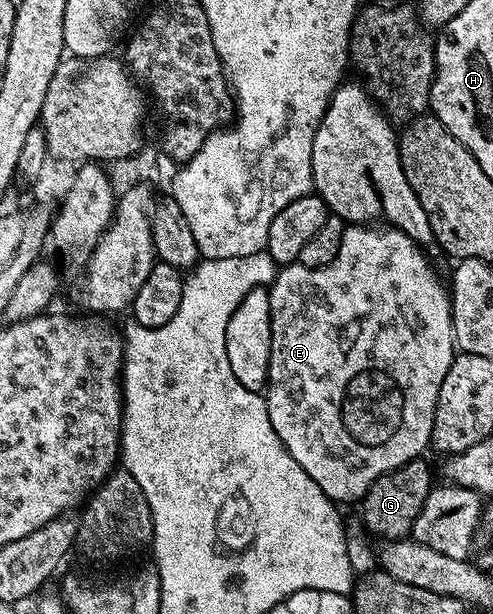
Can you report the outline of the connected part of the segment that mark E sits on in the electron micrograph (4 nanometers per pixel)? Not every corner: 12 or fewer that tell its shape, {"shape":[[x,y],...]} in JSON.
{"shape":[[349,225],[268,288],[265,403],[328,499],[418,458],[451,295]]}

